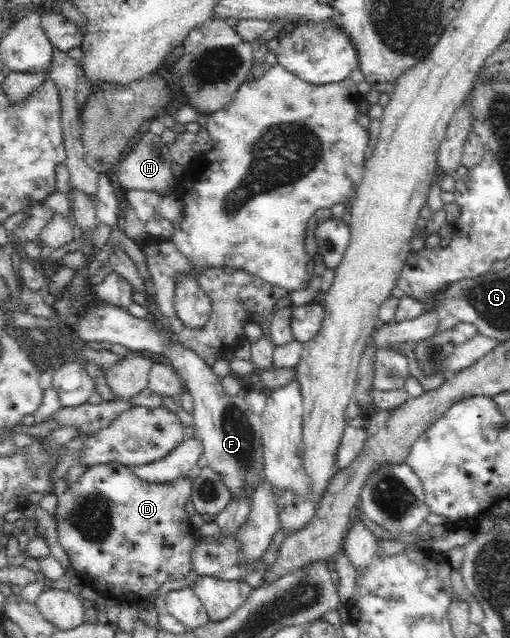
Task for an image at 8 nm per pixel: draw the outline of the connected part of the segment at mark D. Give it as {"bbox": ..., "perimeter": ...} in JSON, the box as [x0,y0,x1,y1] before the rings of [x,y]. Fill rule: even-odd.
{"bbox":[55,461,197,601],"perimeter":[[[118,461],[87,467],[76,482],[57,496],[58,514],[55,517],[59,542],[83,584],[120,601],[127,596],[144,598],[155,594],[164,582],[188,574],[193,569],[192,552],[197,542],[196,528],[185,511],[186,503],[191,500],[192,485],[189,477],[162,484],[146,482]]]}

